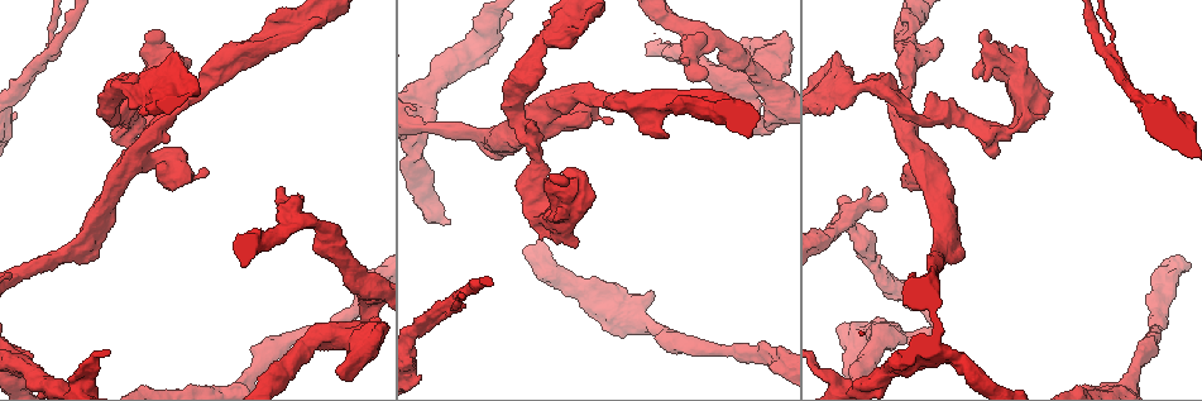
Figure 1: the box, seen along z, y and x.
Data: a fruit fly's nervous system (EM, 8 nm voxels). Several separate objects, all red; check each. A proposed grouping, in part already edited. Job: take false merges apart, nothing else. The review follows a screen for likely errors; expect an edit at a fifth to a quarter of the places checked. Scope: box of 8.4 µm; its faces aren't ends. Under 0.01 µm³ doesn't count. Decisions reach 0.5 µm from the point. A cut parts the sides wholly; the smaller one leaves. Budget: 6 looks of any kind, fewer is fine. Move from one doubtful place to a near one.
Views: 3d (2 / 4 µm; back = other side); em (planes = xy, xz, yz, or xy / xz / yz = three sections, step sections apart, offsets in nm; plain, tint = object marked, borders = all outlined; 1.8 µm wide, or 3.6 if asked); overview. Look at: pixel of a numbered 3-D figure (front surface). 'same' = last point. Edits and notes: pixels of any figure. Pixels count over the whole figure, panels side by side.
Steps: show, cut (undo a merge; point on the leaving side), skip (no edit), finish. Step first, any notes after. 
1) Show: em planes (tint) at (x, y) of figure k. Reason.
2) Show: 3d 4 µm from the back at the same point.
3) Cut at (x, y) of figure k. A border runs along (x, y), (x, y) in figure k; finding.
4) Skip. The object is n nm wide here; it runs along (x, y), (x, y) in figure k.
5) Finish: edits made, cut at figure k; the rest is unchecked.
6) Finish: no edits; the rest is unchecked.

Show: 3d 4 µm at (49, 48) of figure 1. Side arm on a straight run.

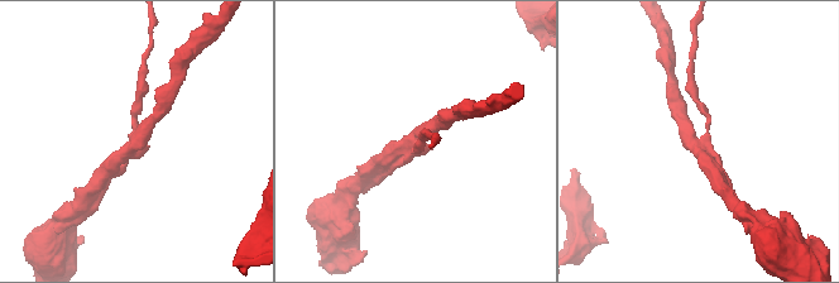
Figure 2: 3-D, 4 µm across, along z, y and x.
Show: em 3.6 µm planes (borders) at (136, 145) of figure 2. 3 arms meet here.

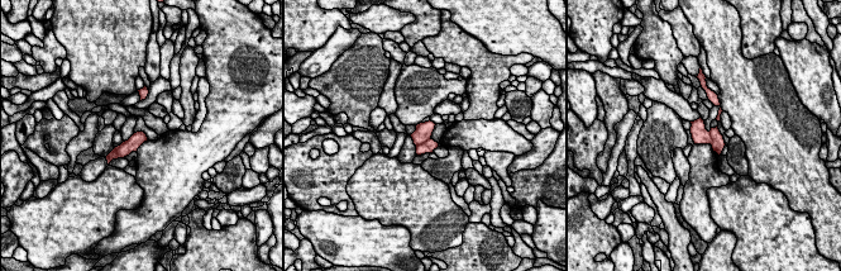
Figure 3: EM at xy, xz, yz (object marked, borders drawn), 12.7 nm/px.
Cut at (429, 146) of figure 3. The object is 180 nm wide here; a second neuron is stuck on.

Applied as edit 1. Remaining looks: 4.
Show: 3d 2 µm at (18, 359) of figure 1. Thick turns thin.

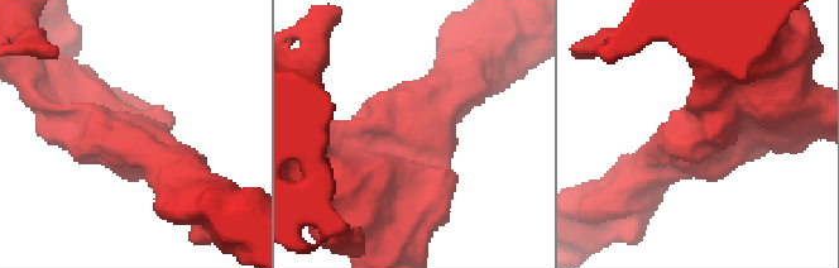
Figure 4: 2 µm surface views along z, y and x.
Show: em yz step 4 (tint) at (713, 138) of figure 4. Shape alone is not enough.

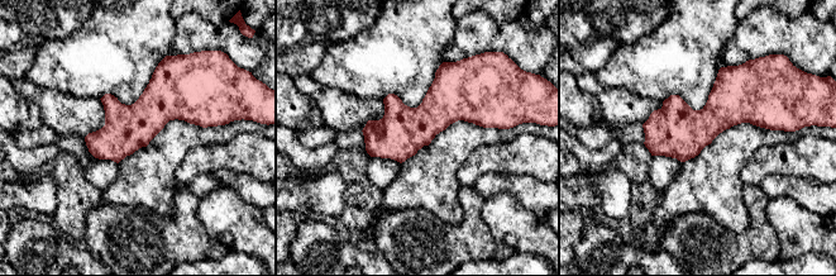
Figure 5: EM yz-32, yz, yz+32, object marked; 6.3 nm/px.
Show: em planes (tint) at the same point. Another direction.

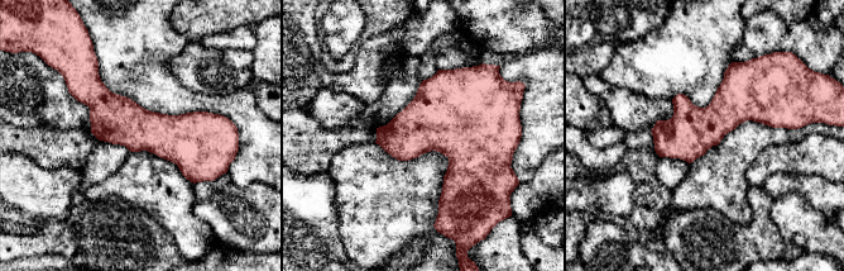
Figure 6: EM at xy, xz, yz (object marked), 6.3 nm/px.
Skip. The object is 300 nm wide here; it runs along (77, 94), (137, 128), (216, 128) in figure 6; one neuron here.

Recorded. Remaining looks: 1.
Finish: edits made, cut at figure 3; the rest is unchecked.

